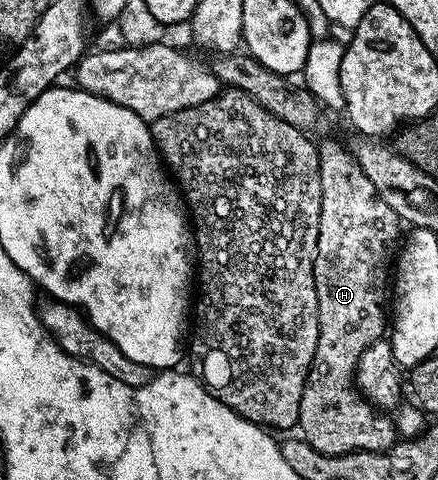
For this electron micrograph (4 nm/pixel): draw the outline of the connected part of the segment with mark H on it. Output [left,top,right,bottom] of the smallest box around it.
[298,142,402,454]

